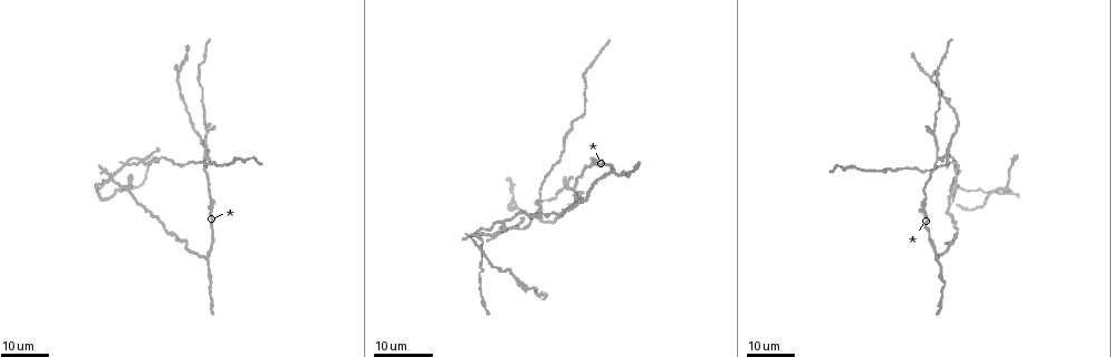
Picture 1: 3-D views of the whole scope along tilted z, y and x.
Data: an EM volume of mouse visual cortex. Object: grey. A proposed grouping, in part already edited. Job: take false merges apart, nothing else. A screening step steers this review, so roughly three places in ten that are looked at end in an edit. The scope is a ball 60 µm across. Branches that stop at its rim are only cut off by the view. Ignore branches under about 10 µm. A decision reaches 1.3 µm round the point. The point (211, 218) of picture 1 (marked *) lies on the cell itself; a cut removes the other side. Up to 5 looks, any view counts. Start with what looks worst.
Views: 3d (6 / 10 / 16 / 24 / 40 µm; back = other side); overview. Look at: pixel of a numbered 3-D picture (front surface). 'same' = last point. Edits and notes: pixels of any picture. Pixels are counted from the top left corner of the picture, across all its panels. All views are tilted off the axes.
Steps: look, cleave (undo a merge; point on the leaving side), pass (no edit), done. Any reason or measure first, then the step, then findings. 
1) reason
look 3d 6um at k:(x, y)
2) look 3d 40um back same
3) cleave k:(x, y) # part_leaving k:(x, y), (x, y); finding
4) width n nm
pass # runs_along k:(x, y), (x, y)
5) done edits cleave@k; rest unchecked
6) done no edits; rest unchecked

looks like a crossing
look 3d 24um at 1:(483, 233)

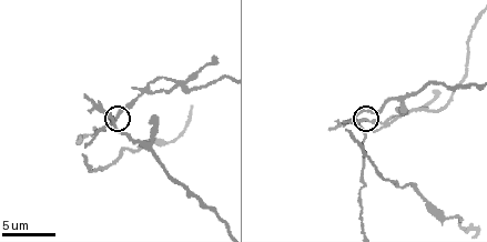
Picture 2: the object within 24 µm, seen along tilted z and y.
look 3d 10um at 2:(364, 117)

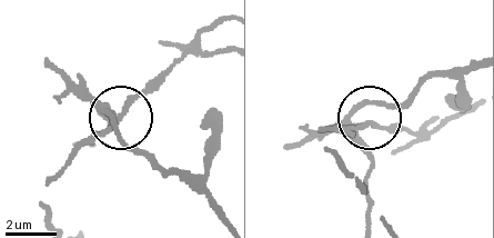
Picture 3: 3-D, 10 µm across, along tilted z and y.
zoom in
look 3d 6um at 3:(366, 125)

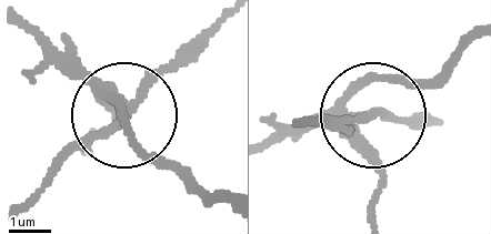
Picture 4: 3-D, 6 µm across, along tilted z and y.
cleave 4:(74, 143) # part_leaving 4:(98, 85), (122, 94), (154, 84), (224, 21); a second cell is stuck on

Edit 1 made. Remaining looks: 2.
three-way junction
look 3d 16um at 1:(936, 158)

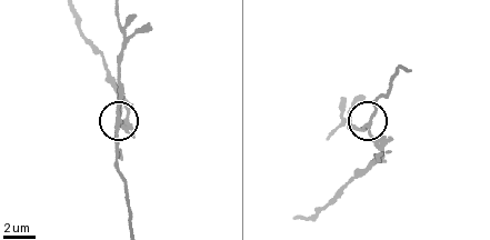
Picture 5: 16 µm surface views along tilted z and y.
look 3d 10um at 5:(116, 118)

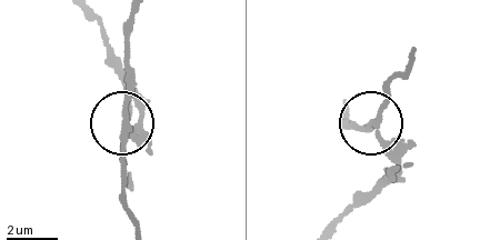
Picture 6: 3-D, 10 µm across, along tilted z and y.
side_arm 29 um; arms 3
cleave 6:(139, 130) # a second cell is stuck on

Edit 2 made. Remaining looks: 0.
done edits cleave@4, cleave@6; rest unchecked

